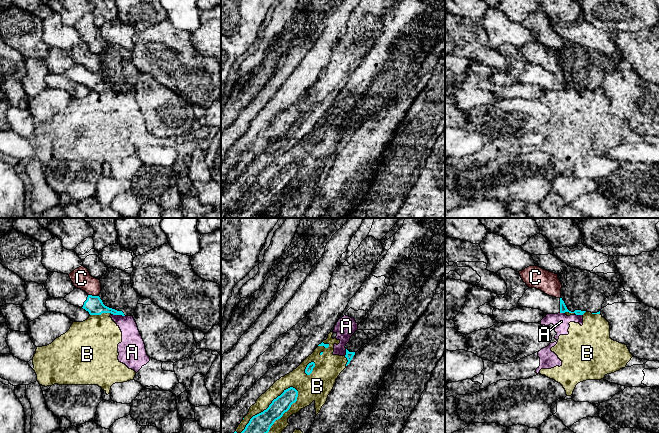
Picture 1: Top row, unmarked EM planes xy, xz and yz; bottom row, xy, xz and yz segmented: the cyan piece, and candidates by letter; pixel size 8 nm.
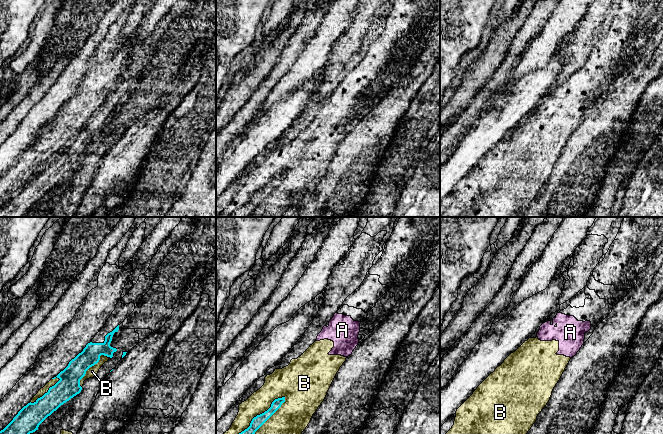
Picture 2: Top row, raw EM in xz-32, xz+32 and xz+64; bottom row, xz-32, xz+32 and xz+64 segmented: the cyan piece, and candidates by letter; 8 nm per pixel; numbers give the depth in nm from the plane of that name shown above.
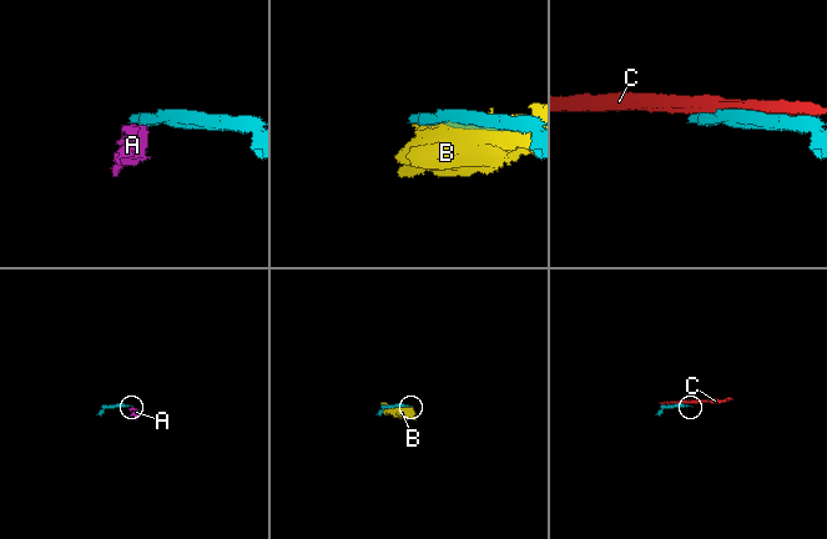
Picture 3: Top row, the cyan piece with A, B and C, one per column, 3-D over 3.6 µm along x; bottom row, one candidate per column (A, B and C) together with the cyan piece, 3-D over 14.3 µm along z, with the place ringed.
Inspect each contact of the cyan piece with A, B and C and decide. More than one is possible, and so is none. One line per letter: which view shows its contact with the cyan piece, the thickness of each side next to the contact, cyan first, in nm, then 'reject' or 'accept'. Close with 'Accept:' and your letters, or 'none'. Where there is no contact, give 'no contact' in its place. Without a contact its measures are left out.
A: meets cyan in xy; 140 nm thick on the cyan side, 170 nm on the other; reject
B: meets cyan in xz; 160 nm thick on the cyan side, 110 nm on the other; reject
C: meets cyan in xy; 140 nm thick on the cyan side, 160 nm on the other; reject
Accept: none

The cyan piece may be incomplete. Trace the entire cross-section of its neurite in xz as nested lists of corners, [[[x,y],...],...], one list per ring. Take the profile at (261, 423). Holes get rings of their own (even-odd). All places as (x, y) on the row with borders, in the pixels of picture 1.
[[[290,387],[272,401],[263,412],[253,416],[241,433],[268,433],[274,422],[297,401],[298,391]]]

